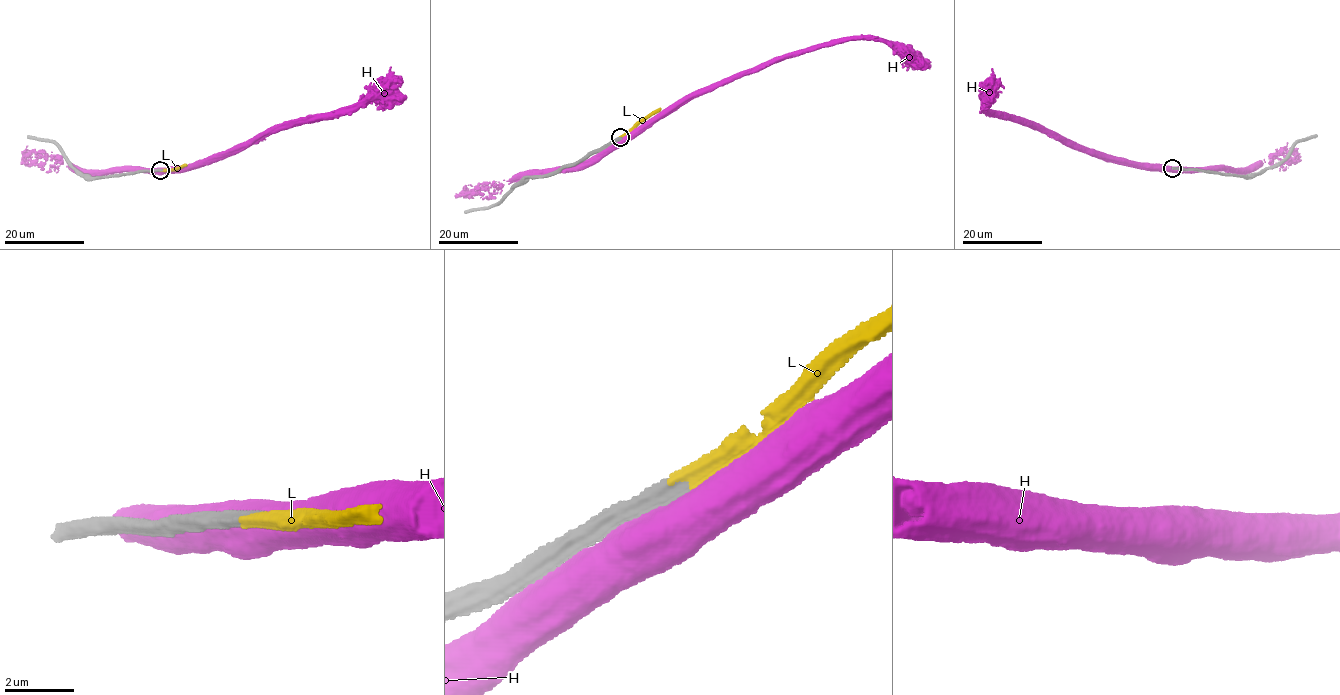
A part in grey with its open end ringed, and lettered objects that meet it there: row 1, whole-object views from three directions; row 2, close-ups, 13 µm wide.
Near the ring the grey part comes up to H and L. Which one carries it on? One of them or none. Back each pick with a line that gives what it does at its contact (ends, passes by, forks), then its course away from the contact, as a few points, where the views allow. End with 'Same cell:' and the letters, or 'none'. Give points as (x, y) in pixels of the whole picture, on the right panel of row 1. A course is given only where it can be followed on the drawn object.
L: it ends; course (1172, 168), (1147, 168), (1129, 162)
Same cell: L

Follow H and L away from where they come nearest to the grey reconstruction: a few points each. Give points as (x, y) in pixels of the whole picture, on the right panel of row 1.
H: (1178, 169), (1146, 168), (1104, 158), (1045, 128), (996, 111), (981, 110), (981, 100), (991, 79)
L: (1172, 168), (1147, 168), (1129, 162)

